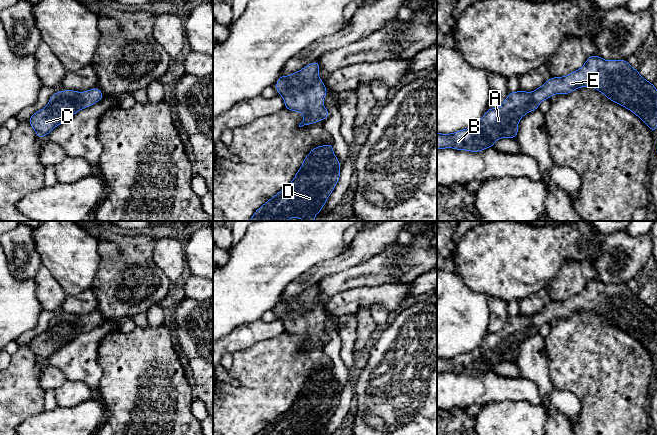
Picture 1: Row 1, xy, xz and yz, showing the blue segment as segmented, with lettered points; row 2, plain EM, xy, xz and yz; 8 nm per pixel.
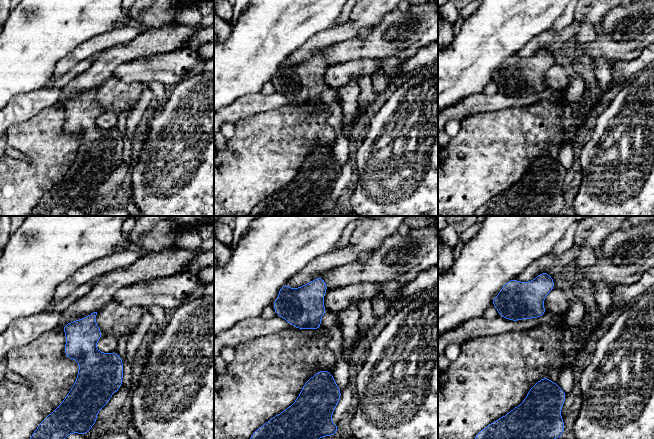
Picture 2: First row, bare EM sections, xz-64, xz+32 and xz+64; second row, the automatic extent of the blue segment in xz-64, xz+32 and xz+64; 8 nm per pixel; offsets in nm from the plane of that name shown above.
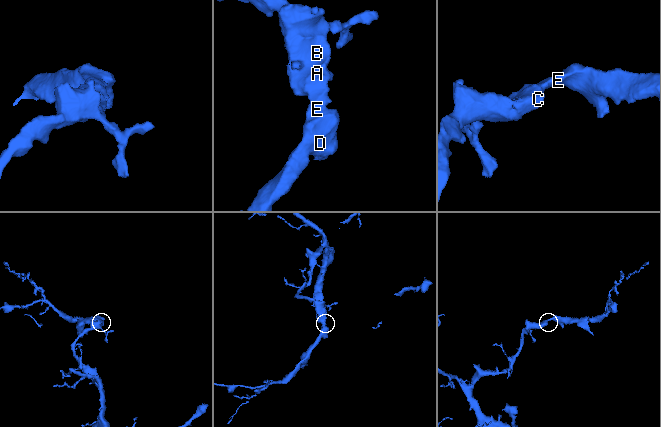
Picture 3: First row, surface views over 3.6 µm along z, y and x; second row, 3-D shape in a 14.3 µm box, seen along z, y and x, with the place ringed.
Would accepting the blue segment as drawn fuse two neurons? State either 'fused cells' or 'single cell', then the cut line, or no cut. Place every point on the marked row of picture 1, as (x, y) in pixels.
single cell; cut none

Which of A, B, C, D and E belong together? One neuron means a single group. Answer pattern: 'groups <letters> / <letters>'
groups A B C D E

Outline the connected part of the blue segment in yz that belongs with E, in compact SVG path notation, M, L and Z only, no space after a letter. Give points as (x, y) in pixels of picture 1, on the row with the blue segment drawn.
M597 55L587 58L585 64L578 70L563 76L551 77L533 92L509 92L505 101L497 108L489 108L483 117L472 127L450 134L437 133L437 150L452 148L470 152L481 152L494 147L494 143L501 138L514 138L518 134L518 123L527 113L539 109L539 103L550 99L554 94L566 95L581 87L591 87L607 99L633 112L654 133L657 129L657 89L654 84L644 79L627 60L607 61Z

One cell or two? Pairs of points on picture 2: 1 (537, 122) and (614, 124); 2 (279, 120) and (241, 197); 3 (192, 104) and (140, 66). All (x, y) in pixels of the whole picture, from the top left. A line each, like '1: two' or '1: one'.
1: two
2: one
3: two

